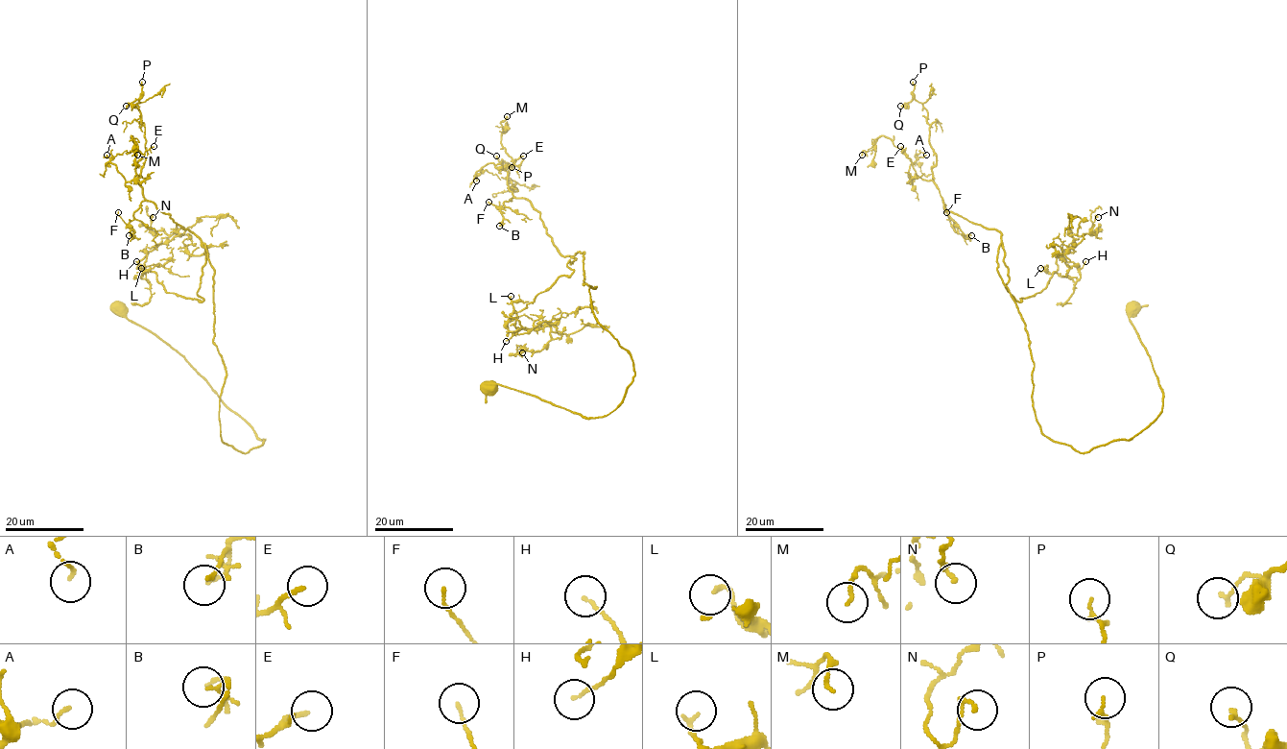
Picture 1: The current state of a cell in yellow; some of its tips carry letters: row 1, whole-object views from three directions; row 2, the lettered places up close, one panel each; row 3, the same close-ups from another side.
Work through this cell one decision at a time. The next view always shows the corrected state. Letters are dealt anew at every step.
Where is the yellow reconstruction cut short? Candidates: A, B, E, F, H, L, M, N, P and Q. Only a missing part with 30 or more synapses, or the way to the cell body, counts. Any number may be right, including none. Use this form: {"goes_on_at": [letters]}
{"goes_on_at": ["E"]}

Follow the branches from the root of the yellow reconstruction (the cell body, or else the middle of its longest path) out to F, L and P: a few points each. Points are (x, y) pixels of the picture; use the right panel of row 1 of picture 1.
F: (1132, 309), (1162, 410), (1084, 453), (1051, 440), (996, 269), (1002, 234), (942, 200), (952, 225), (946, 212)
L: (1132, 309), (1162, 410), (1084, 453), (1053, 441), (997, 248), (1019, 302), (1057, 271), (1040, 268)
P: (1132, 309), (1162, 410), (1084, 453), (1051, 440), (996, 269), (1002, 234), (943, 206), (913, 82)

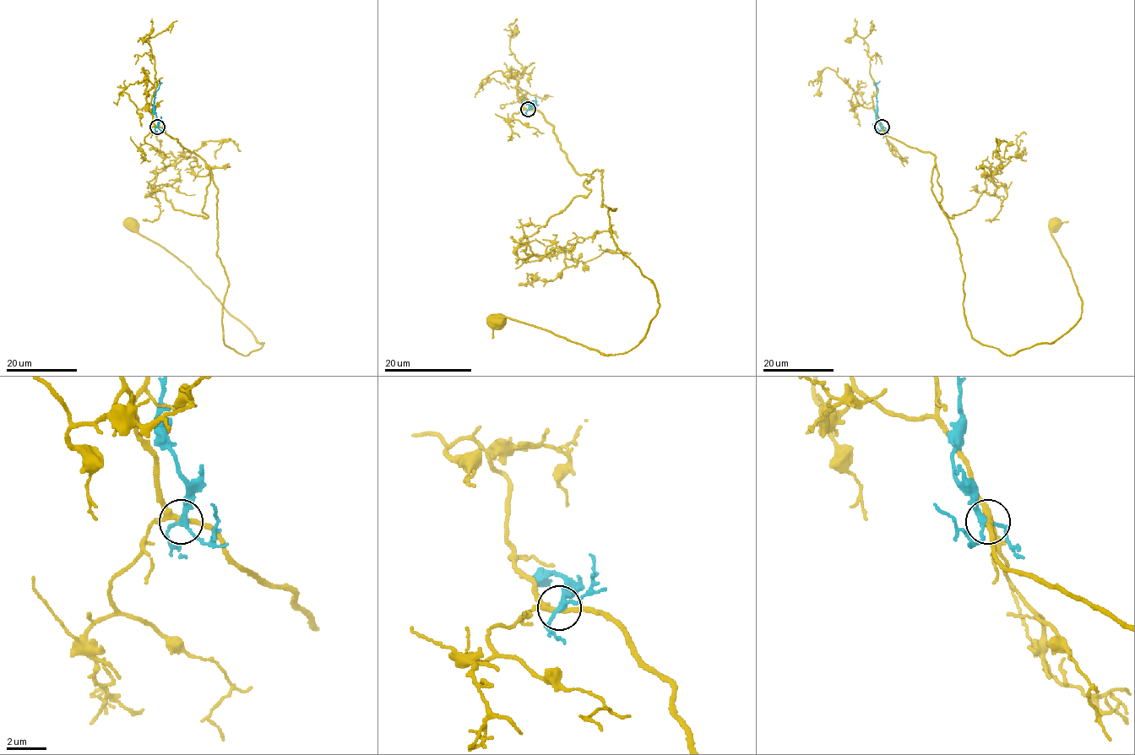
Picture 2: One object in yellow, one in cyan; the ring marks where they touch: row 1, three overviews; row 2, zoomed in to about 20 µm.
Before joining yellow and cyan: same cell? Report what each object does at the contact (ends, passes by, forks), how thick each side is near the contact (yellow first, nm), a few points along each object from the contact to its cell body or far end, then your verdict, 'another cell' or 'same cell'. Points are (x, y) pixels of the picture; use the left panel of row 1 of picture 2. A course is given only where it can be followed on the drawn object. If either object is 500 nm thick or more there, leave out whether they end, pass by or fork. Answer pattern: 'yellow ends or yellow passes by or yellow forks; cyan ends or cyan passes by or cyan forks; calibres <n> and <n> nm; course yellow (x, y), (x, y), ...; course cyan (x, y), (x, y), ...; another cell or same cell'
yellow forks; cyan forks; calibres 240 and 240 nm; course yellow (157, 127), (209, 167), (218, 192), (224, 344), (243, 355), (260, 348), (190, 269), (131, 225); course cyan (157, 127), (154, 107), (159, 80); another cell

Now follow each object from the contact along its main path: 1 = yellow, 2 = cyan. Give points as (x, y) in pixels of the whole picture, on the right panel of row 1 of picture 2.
1: (882, 127), (936, 157), (931, 192), (957, 239), (963, 316), (982, 344), (1012, 355), (1080, 318), (1054, 225)
2: (882, 127), (876, 118), (876, 84), (879, 80)

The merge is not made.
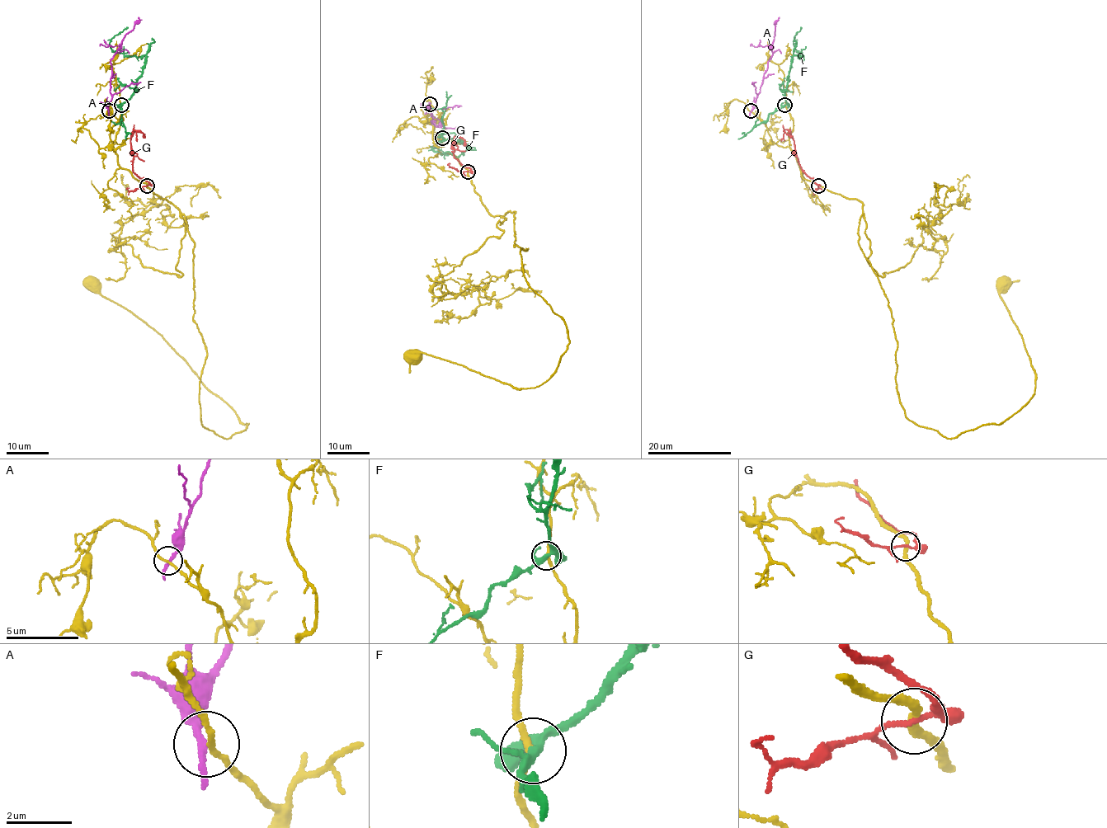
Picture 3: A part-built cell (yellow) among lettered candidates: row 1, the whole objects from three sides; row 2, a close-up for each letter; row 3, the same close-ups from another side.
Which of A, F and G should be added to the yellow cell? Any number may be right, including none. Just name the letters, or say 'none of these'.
none of these

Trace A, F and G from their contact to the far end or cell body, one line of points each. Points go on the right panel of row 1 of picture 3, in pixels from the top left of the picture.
A: (751, 110), (772, 55), (774, 22), (779, 17)
F: (784, 105), (791, 61), (793, 56), (803, 56), (799, 56), (793, 46), (793, 36), (801, 28)
G: (818, 185), (801, 168), (793, 138), (785, 129), (784, 131), (793, 137)

